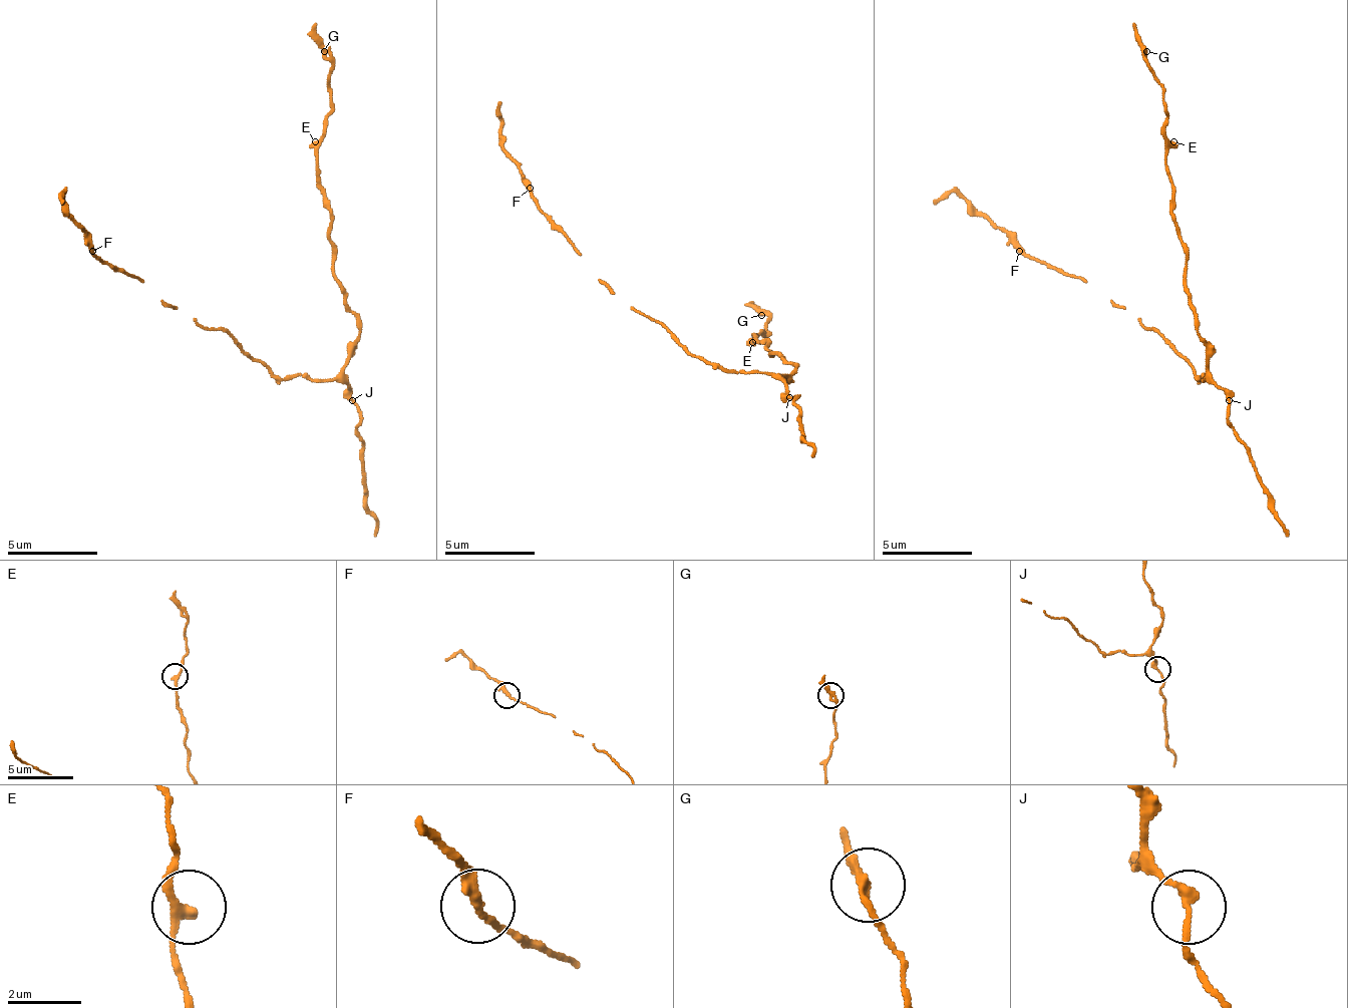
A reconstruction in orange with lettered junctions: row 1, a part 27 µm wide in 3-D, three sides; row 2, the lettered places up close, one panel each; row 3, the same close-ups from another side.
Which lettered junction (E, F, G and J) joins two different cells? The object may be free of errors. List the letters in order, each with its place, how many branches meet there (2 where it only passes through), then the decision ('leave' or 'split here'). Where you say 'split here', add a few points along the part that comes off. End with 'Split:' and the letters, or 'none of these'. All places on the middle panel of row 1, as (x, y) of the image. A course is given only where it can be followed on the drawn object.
E: (752, 342) | 2 | leave
F: (530, 188) | 2 | leave
G: (761, 315) | 2 | leave
J: (789, 397) | 2 | leave
Split: none of these

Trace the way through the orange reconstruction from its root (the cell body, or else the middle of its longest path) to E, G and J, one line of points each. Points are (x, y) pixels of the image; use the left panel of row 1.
E: (297, 378), (333, 378), (360, 333), (360, 315), (333, 274), (328, 197), (319, 183), (315, 141)
G: (297, 378), (333, 378), (360, 333), (360, 315), (333, 274), (328, 197), (319, 183), (333, 64), (324, 51)
J: (297, 378), (337, 378), (347, 387), (351, 401)

